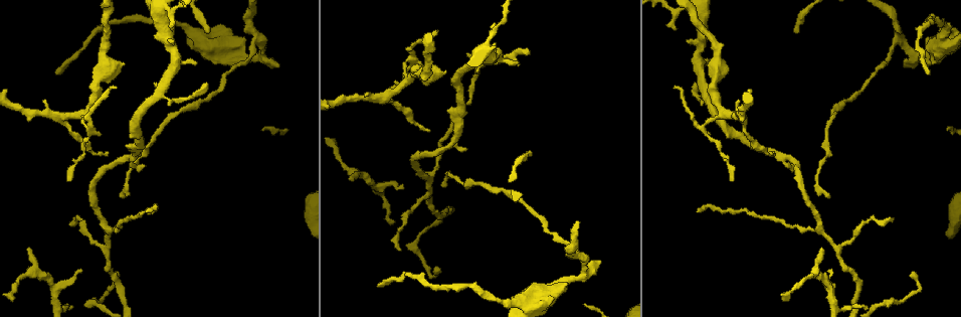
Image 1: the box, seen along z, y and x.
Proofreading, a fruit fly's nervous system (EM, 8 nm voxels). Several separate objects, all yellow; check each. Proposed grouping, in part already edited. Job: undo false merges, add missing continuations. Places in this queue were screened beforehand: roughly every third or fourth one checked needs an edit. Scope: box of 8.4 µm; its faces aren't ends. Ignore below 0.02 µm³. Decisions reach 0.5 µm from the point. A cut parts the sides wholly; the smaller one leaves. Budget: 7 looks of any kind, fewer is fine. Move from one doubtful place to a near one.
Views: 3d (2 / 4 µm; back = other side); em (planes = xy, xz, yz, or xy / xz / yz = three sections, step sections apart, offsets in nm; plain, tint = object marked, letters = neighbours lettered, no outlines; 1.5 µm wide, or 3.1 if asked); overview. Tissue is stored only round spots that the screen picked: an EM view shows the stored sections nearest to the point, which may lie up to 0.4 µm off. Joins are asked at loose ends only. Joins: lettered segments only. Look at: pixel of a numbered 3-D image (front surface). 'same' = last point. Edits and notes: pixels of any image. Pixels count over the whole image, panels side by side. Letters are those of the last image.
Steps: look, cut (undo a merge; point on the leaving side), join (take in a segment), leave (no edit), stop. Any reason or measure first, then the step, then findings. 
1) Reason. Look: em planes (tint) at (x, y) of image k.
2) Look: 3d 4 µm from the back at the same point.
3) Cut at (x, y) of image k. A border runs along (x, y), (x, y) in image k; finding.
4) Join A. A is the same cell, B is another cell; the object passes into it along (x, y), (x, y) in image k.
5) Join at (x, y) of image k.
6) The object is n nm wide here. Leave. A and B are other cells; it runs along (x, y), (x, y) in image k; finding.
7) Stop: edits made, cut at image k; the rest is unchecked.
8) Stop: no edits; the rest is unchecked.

Look: 3d 2 µm at (465, 148) of image 1.

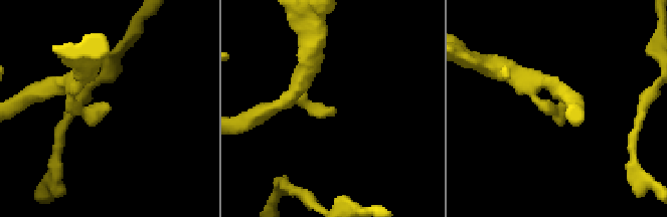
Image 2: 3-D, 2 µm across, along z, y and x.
Look: em xz step 8 (letters) at (332, 106) of image 2.

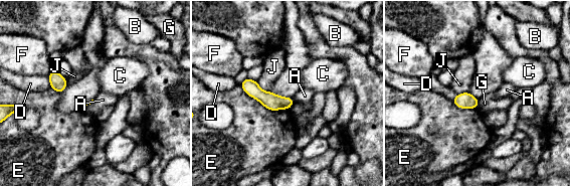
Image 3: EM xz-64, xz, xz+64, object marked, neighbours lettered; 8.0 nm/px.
Another direction. Look: em planes (letters) at the same point.

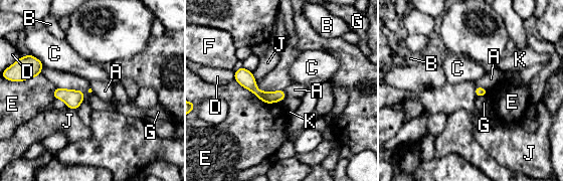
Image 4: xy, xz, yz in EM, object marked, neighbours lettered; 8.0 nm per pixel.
Leave. A, B, C, D, E, F, G, J and K are other cells; a border runs along (285, 89), (285, 98), (275, 103) in image 4; no lettered segment goes on from it.

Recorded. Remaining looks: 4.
Free end. Look: 3d 4 µm at (904, 67) of image 1.

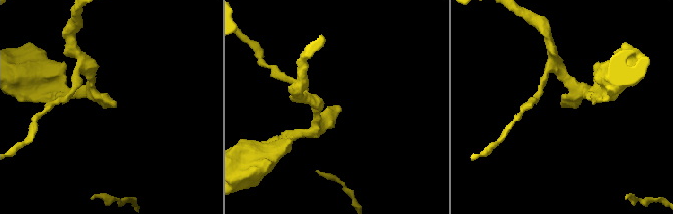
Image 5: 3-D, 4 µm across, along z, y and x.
Now the EM. Look: em planes (letters) at (339, 105) of image 5.

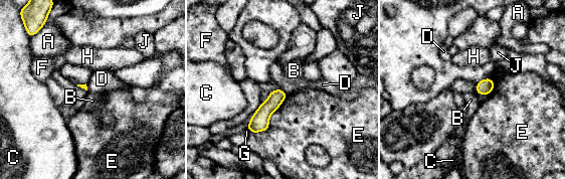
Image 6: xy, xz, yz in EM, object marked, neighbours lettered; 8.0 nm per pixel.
Leave. A, B, C, D, E, F, G, H and J are other cells; a border runs along (279, 87), (287, 95) in image 6; none of them fits.

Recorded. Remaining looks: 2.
Stop: no edits; the rest is unchecked.

